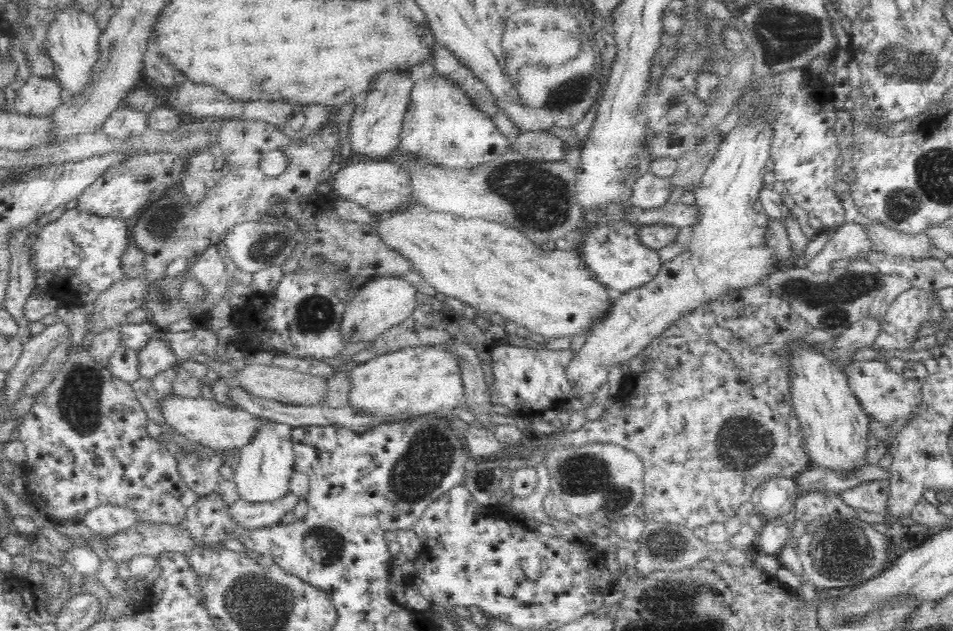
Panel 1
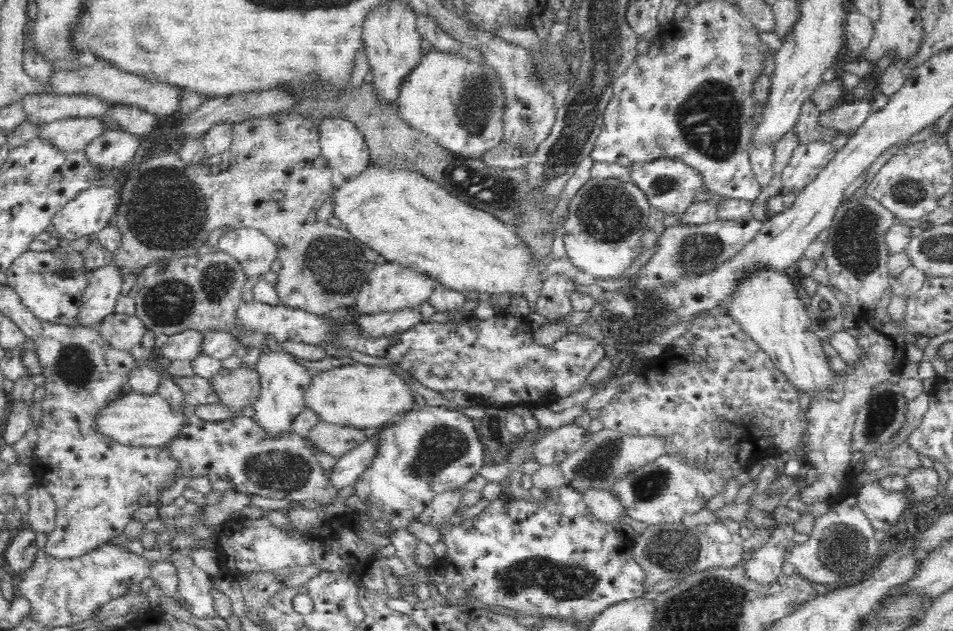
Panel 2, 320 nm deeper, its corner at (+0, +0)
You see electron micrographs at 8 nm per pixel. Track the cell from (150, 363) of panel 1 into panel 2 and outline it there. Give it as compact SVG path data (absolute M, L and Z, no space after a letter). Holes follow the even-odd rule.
M186 330L171 335L162 348L156 349L161 359L167 363L173 360L193 361L202 348L202 332Z

